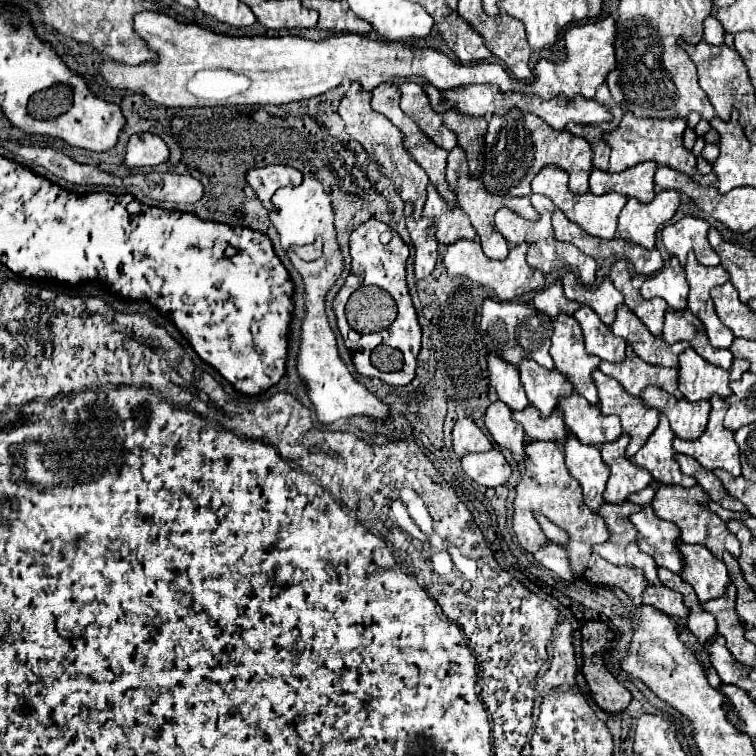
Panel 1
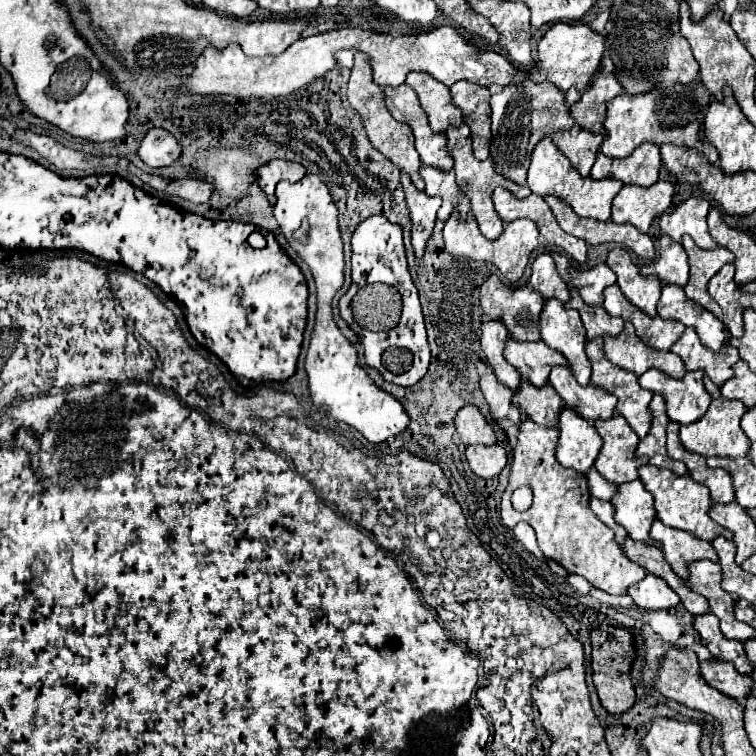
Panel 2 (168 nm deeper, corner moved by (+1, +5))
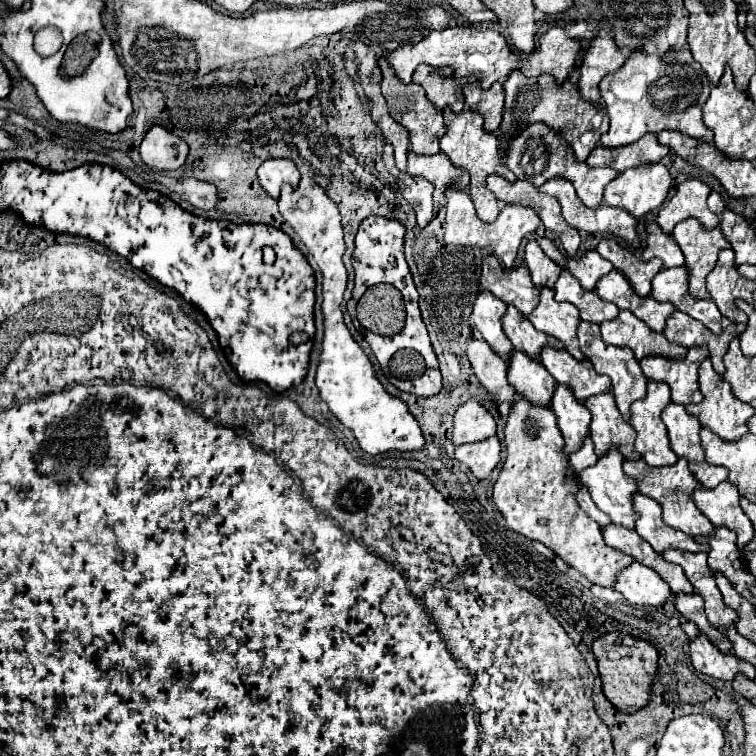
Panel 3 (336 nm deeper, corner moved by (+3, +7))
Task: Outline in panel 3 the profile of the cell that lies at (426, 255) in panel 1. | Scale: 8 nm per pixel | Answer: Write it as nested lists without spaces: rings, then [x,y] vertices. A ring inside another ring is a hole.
[[[385,144],[385,152],[383,152],[383,162],[387,166],[387,170],[397,176],[397,186],[399,186],[399,192],[403,194],[403,198],[411,204],[411,208],[415,210],[417,214],[417,224],[419,228],[425,228],[431,218],[433,218],[433,184],[429,184],[425,178],[417,178],[417,176],[411,176],[407,172],[401,172],[397,170],[395,166],[395,160],[393,160],[393,150],[391,150],[391,144]]]

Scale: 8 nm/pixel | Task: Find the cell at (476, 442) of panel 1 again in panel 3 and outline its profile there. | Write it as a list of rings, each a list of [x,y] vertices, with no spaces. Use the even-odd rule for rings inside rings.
[[[467,400],[455,412],[455,428],[453,428],[453,444],[481,442],[495,434],[493,416],[475,400]]]

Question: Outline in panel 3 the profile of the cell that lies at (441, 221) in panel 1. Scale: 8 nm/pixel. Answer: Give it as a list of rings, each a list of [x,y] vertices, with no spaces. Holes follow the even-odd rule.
[[[409,152],[407,172],[413,176],[423,176],[431,184],[435,184],[433,200],[437,206],[445,206],[447,188],[457,188],[457,190],[469,188],[469,174],[463,168],[455,168],[443,152],[435,156],[419,156],[415,152]]]

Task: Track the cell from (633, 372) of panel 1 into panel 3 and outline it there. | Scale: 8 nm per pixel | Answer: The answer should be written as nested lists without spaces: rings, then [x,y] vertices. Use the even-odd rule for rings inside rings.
[[[623,310],[615,320],[601,324],[601,336],[605,344],[631,348],[637,360],[643,360],[645,356],[669,356],[671,360],[683,360],[687,352],[687,348],[679,344],[669,344],[663,334],[651,332],[629,310]]]

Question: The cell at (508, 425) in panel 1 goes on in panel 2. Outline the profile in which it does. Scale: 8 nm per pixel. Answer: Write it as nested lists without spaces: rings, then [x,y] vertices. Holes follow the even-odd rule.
[[[489,364],[481,374],[481,390],[491,408],[491,416],[503,430],[521,422],[519,406],[513,404],[513,390],[495,378],[493,368]]]

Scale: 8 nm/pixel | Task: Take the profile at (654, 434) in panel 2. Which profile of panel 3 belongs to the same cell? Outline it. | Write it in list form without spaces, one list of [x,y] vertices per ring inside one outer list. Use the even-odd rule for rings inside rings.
[[[649,382],[647,396],[631,408],[631,426],[637,432],[635,450],[649,466],[673,466],[677,462],[677,456],[673,456],[669,448],[667,428],[661,422],[661,412],[669,402],[669,386],[663,382]]]

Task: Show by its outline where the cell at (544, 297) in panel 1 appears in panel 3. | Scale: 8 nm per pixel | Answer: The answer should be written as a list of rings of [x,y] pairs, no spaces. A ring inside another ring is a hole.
[[[537,240],[527,242],[525,264],[527,264],[527,268],[531,272],[531,280],[533,280],[533,284],[537,284],[537,288],[543,288],[543,286],[553,288],[557,282],[557,276],[561,274],[561,268],[543,254]]]

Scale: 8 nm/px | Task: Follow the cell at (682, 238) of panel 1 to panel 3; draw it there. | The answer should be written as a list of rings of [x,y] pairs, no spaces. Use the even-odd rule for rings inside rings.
[[[685,180],[677,186],[677,194],[661,206],[657,212],[657,224],[665,234],[671,234],[677,222],[683,222],[687,218],[695,218],[701,222],[705,230],[713,230],[719,220],[717,216],[707,208],[707,196],[711,188],[701,180]]]

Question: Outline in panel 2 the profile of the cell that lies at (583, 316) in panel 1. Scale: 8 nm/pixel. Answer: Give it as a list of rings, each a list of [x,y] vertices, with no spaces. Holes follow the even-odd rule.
[[[575,286],[569,288],[571,300],[567,302],[569,308],[575,308],[581,314],[583,326],[587,330],[587,338],[597,338],[597,336],[617,336],[623,330],[623,318],[617,316],[609,316],[607,310],[603,306],[589,306],[583,302],[583,298],[579,298],[579,292],[575,290]]]

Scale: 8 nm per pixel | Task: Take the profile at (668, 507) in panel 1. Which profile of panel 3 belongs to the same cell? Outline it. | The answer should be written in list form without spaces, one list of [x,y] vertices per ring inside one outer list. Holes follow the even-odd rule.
[[[679,458],[677,464],[663,466],[663,468],[647,466],[643,460],[625,460],[623,470],[625,470],[625,474],[629,474],[637,480],[637,486],[639,486],[641,494],[653,498],[663,508],[665,524],[669,524],[671,528],[681,530],[681,532],[685,532],[687,536],[693,536],[693,538],[695,536],[709,536],[711,532],[715,532],[715,526],[711,524],[711,520],[705,518],[691,500],[691,494],[699,488],[699,482],[695,480],[691,470],[687,468],[685,458]]]

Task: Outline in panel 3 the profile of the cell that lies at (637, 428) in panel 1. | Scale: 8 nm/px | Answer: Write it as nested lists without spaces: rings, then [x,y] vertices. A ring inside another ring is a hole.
[[[579,322],[579,330],[577,330],[577,336],[579,336],[579,348],[581,352],[591,360],[593,368],[597,374],[605,374],[611,378],[613,382],[613,394],[615,394],[615,402],[617,402],[617,408],[623,416],[625,422],[631,420],[631,404],[635,400],[641,400],[647,392],[647,378],[643,376],[641,368],[639,368],[639,362],[635,360],[633,352],[629,348],[617,348],[617,346],[609,346],[601,340],[601,334],[599,334],[599,324],[591,324],[591,322]]]

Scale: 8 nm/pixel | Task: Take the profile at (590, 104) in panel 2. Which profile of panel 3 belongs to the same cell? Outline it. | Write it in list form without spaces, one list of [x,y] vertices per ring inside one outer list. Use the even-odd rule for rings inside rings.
[[[603,26],[583,56],[581,78],[579,78],[581,98],[593,106],[601,106],[599,80],[605,78],[609,72],[615,72],[617,66],[621,66],[623,62],[625,62],[625,56],[615,46],[611,28]]]

